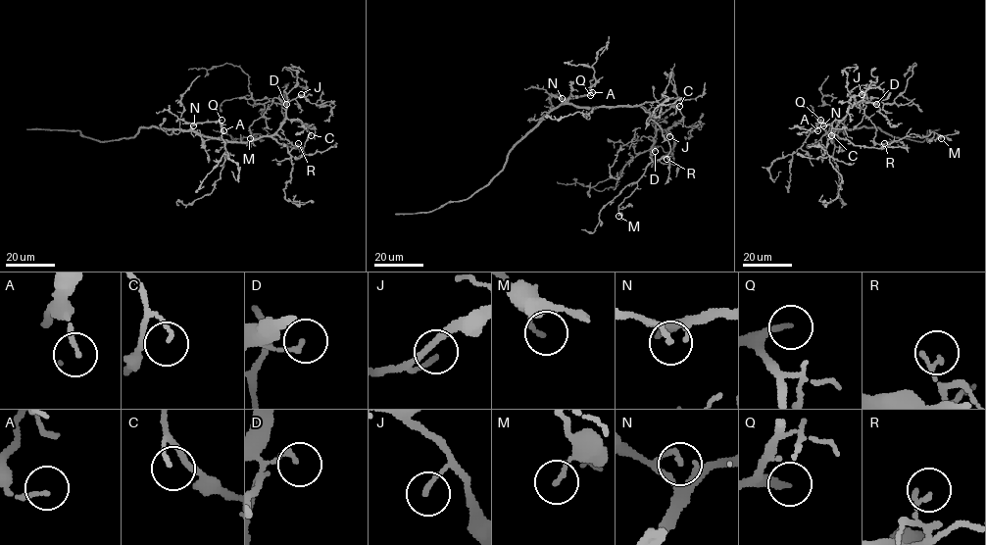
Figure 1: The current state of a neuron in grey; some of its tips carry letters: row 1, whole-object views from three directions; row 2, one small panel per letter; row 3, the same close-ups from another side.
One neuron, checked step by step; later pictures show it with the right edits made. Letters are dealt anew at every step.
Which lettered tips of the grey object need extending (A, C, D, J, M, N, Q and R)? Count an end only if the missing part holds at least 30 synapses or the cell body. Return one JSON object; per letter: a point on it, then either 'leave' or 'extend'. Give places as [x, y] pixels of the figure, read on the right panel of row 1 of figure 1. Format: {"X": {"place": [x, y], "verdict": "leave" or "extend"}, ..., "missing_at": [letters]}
{"A": {"place": [817, 130], "verdict": "leave"}, "C": {"place": [831, 135], "verdict": "leave"}, "D": {"place": [876, 104], "verdict": "leave"}, "J": {"place": [862, 94], "verdict": "leave"}, "M": {"place": [941, 138], "verdict": "leave"}, "N": {"place": [823, 125], "verdict": "leave"}, "Q": {"place": [820, 120], "verdict": "extend"}, "R": {"place": [884, 143], "verdict": "leave"}, "missing_at": ["Q"]}

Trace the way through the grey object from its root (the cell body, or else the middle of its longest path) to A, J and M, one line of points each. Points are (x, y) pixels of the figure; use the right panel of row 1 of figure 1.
A: (832, 142), (828, 124), (819, 122), (814, 128), (817, 130)
J: (832, 142), (831, 133), (855, 97), (862, 94)
M: (832, 142), (831, 135), (836, 134), (855, 145), (881, 148), (906, 136), (922, 137), (932, 132), (941, 138)

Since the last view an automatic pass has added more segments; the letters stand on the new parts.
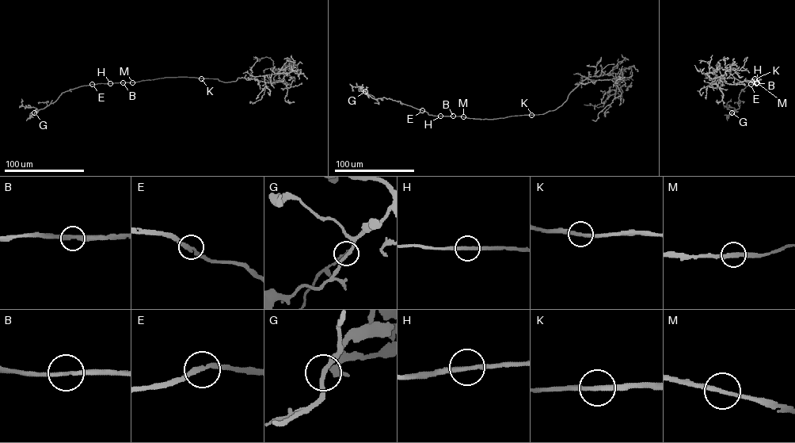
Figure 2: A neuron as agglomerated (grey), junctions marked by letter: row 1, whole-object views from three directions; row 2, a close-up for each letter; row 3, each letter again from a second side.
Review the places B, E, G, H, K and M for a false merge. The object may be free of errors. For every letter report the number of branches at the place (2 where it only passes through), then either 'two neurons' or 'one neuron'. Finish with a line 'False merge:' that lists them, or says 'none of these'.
B: 2 | one neuron
E: 2 | one neuron
G: 2 | one neuron
H: 2 | one neuron
K: 2 | one neuron
M: 2 | one neuron
False merge: none of these

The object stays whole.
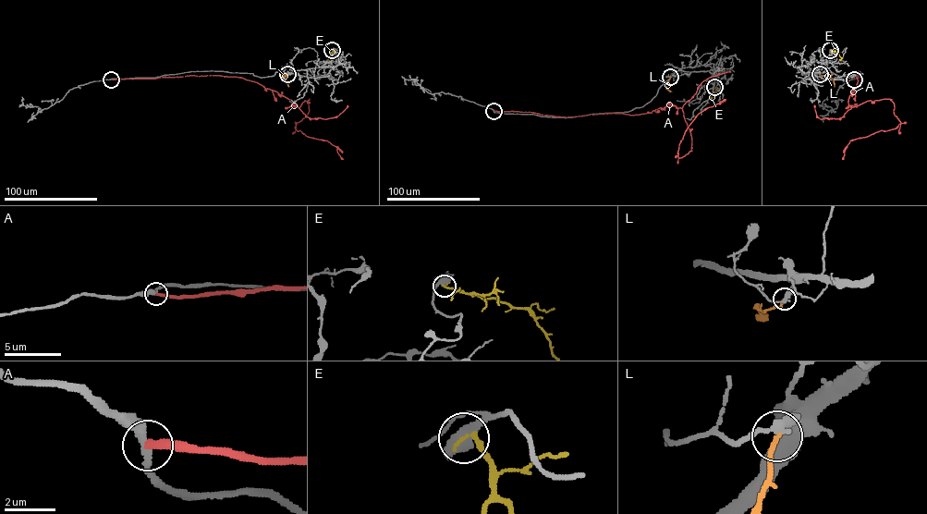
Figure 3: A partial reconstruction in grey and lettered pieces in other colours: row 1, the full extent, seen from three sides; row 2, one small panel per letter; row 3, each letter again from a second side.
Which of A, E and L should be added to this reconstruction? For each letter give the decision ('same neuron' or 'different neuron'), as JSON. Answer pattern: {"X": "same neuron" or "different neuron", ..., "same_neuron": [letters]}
{"A": "different neuron", "E": "different neuron", "L": "same neuron", "same_neuron": ["L"]}

